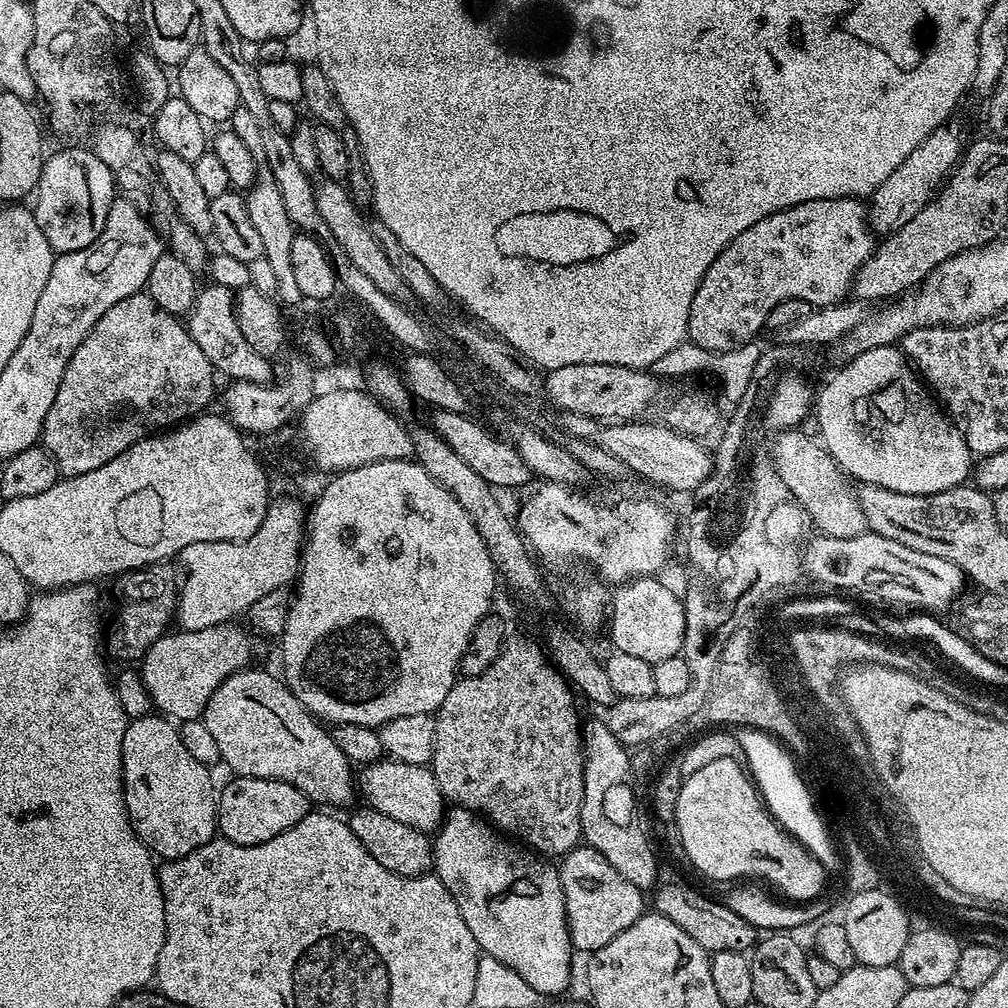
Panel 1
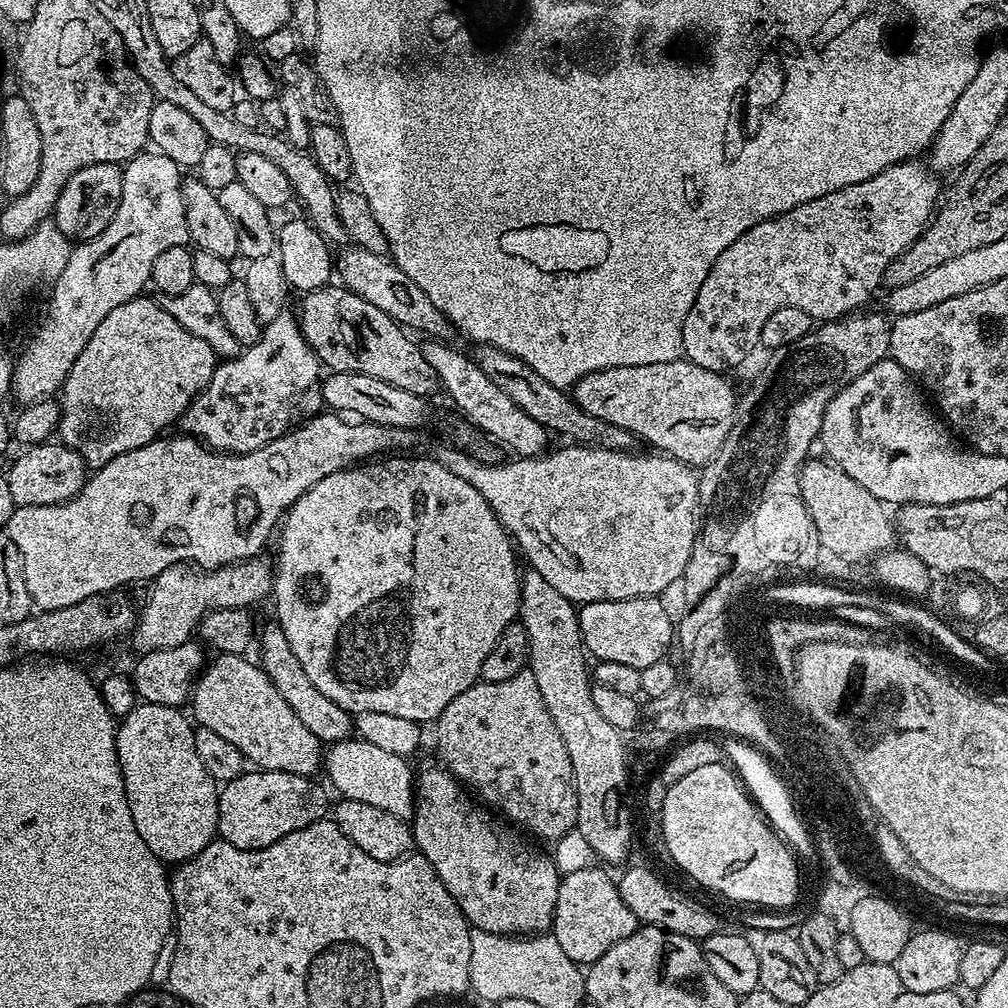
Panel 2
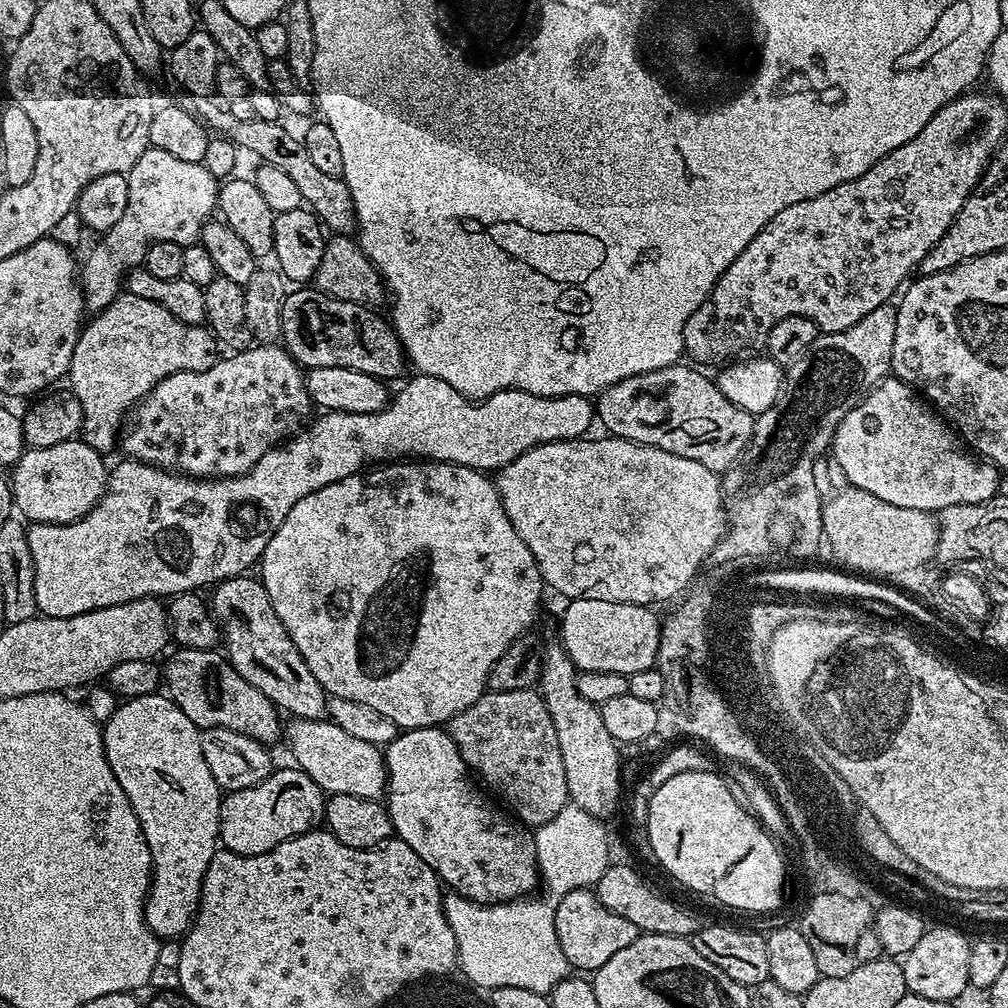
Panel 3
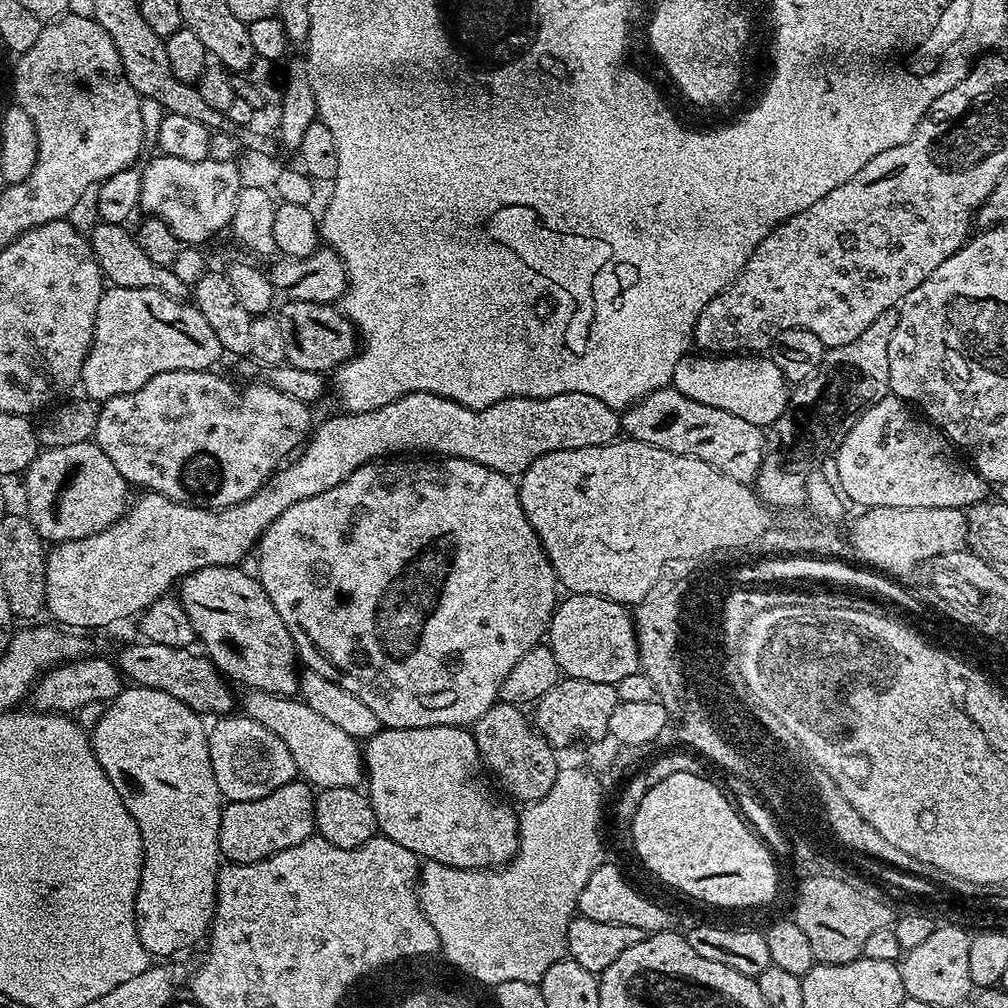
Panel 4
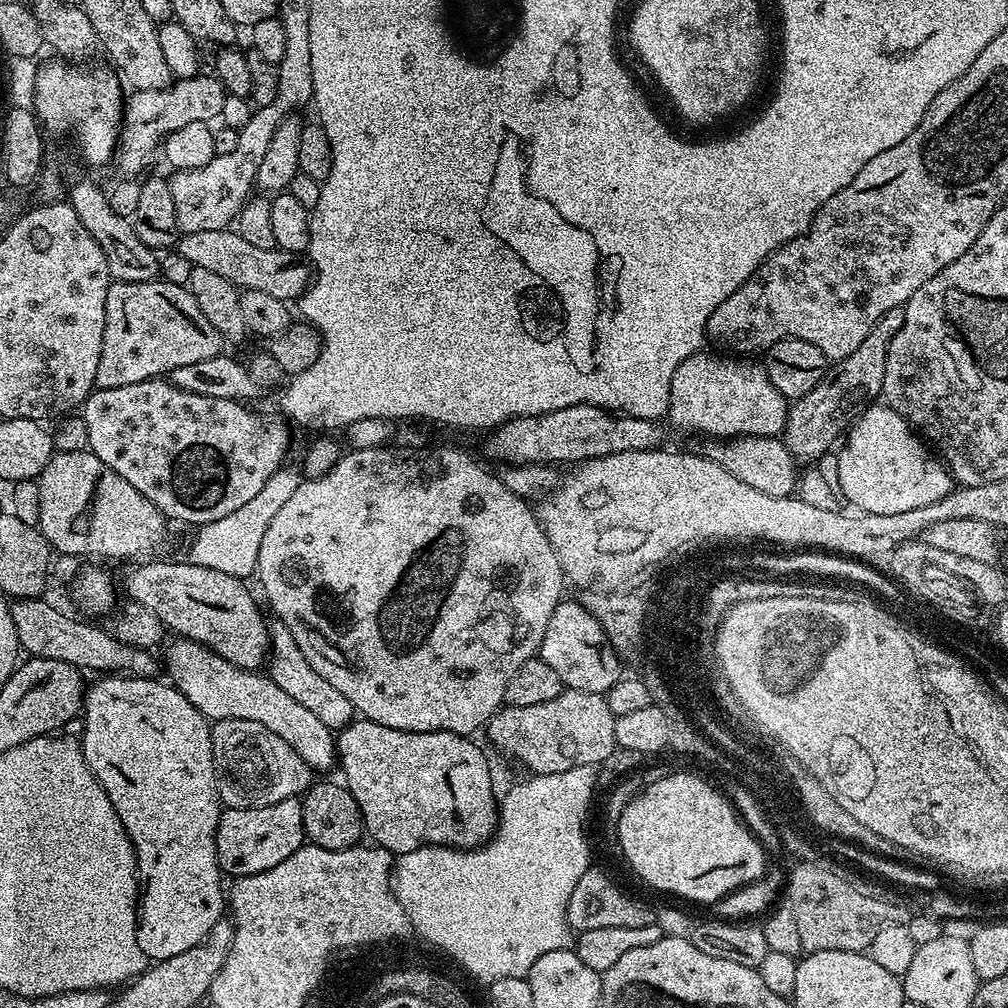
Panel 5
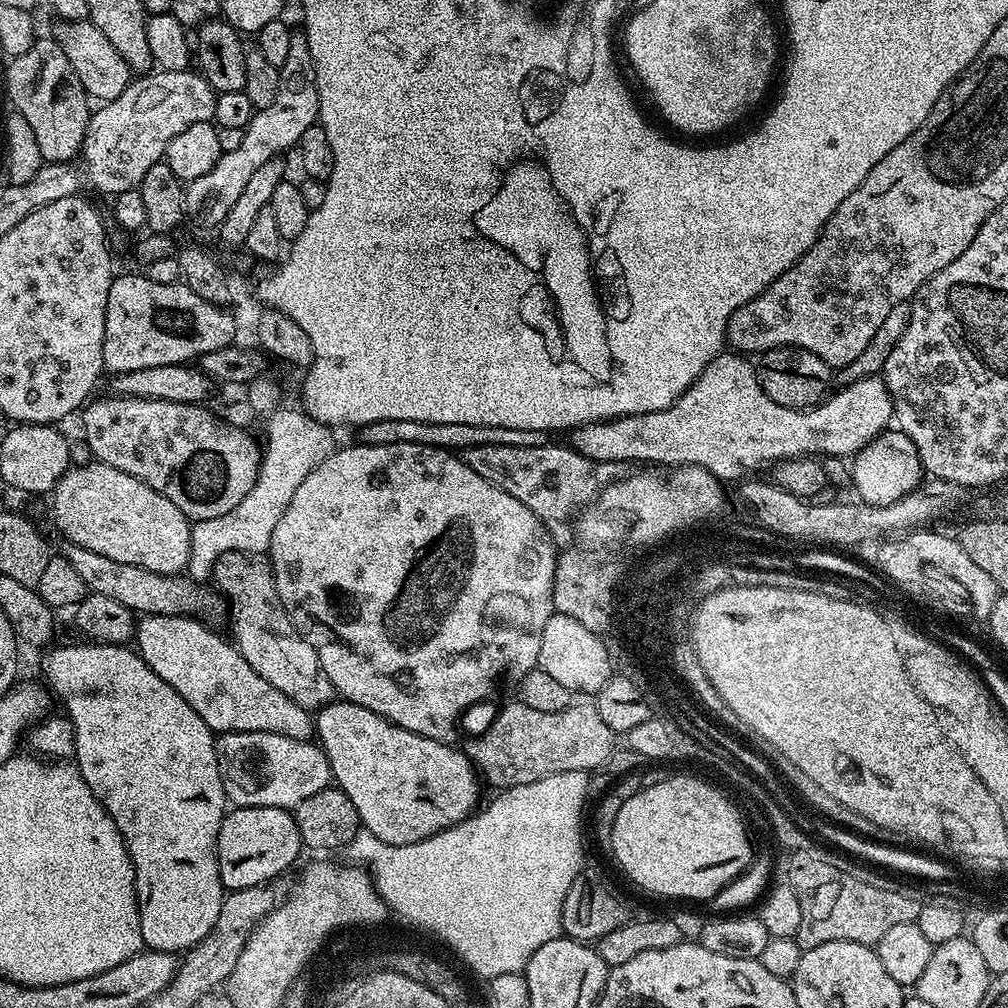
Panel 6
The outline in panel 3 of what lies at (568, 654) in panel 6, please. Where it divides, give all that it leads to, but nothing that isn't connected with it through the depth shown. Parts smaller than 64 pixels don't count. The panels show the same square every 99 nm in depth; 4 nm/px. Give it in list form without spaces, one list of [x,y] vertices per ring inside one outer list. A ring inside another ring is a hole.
[[[582,596],[567,601],[564,617],[560,620],[559,643],[564,645],[570,662],[580,672],[605,672],[606,674],[622,674],[630,677],[638,674],[638,670],[650,670],[657,667],[662,620],[656,617],[651,607],[646,604],[623,604],[610,602],[603,598]]]

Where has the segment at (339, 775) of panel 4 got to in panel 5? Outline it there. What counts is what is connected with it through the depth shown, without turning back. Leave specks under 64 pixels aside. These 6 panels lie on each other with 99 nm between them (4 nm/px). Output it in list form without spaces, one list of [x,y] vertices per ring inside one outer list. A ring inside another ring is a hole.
[[[176,638],[173,641],[172,645],[169,643],[163,649],[165,652],[162,655],[166,672],[168,668],[167,679],[205,718],[212,722],[230,718],[242,718],[242,722],[258,722],[266,726],[266,730],[278,734],[278,738],[282,738],[286,746],[291,746],[302,758],[302,762],[306,762],[317,773],[337,767],[336,736],[333,729],[322,726],[322,721],[312,711],[294,702],[294,698],[290,698],[286,690],[280,689],[271,676],[260,670],[234,666],[226,662],[226,658],[193,640]]]

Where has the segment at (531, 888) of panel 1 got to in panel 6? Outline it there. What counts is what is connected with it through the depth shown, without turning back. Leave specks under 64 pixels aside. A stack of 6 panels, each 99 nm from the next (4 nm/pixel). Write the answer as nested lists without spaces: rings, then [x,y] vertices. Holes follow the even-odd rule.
[[[339,698],[333,699],[331,704],[315,713],[314,736],[330,762],[335,787],[342,789],[346,798],[354,802],[354,810],[358,810],[363,831],[374,834],[374,838],[382,842],[394,846],[422,842],[468,819],[481,803],[482,780],[467,751],[460,749],[459,752],[459,747],[443,744],[434,738],[426,738],[422,734],[414,734],[402,726],[391,724],[386,718],[374,714],[374,710],[366,710],[366,706],[358,706]]]

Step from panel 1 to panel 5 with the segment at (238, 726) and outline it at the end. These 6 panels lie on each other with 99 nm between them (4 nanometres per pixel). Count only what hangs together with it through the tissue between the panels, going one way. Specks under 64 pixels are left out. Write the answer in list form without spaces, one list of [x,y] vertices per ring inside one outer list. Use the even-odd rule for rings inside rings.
[[[37,598],[35,600],[12,600],[10,607],[14,618],[14,630],[18,630],[18,642],[21,649],[29,657],[54,658],[54,662],[66,662],[73,664],[75,668],[96,672],[92,674],[127,674],[129,676],[143,676],[152,678],[161,671],[162,664],[159,659],[152,657],[153,653],[147,648],[135,648],[126,646],[126,642],[118,642],[118,638],[112,636],[111,631],[99,628],[99,623],[89,622],[87,619],[75,620],[64,612],[59,612],[52,604],[47,604],[47,599]]]

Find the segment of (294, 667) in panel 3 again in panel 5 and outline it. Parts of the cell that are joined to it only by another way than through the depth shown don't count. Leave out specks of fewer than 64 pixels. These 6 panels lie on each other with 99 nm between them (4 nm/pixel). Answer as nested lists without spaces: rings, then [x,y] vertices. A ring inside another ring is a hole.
[[[160,558],[137,563],[140,565],[125,578],[122,592],[123,595],[124,592],[128,595],[125,597],[131,603],[146,606],[146,610],[150,610],[150,614],[158,617],[169,633],[176,632],[172,634],[206,646],[234,666],[256,670],[267,661],[270,655],[270,624],[269,621],[264,621],[264,616],[260,613],[260,608],[243,579],[189,562],[175,564],[172,560],[156,559]]]

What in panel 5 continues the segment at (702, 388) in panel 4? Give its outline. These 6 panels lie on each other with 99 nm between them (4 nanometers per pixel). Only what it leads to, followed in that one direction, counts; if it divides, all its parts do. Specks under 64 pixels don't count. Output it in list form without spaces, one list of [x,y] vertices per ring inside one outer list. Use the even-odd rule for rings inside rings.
[[[697,354],[686,358],[682,366],[678,366],[676,379],[672,385],[670,401],[670,417],[676,428],[684,432],[702,432],[706,436],[722,436],[733,438],[742,436],[779,437],[784,430],[788,417],[789,401],[770,382],[763,367],[759,363],[751,364],[751,359],[737,358],[732,354],[716,354],[720,356],[704,356]]]

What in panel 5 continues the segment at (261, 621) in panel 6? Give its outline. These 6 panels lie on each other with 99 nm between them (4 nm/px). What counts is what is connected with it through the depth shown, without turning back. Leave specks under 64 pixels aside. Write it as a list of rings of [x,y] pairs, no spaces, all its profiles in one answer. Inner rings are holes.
[[[279,622],[273,623],[270,628],[270,655],[266,661],[266,672],[280,689],[286,690],[286,694],[294,698],[294,702],[312,711],[322,721],[322,726],[339,730],[352,723],[354,709],[350,701],[336,687],[330,686],[330,682],[326,682],[326,678],[322,678],[322,674],[318,674],[310,662],[306,662],[306,654],[302,654],[294,642],[294,634],[290,634],[290,630]]]

